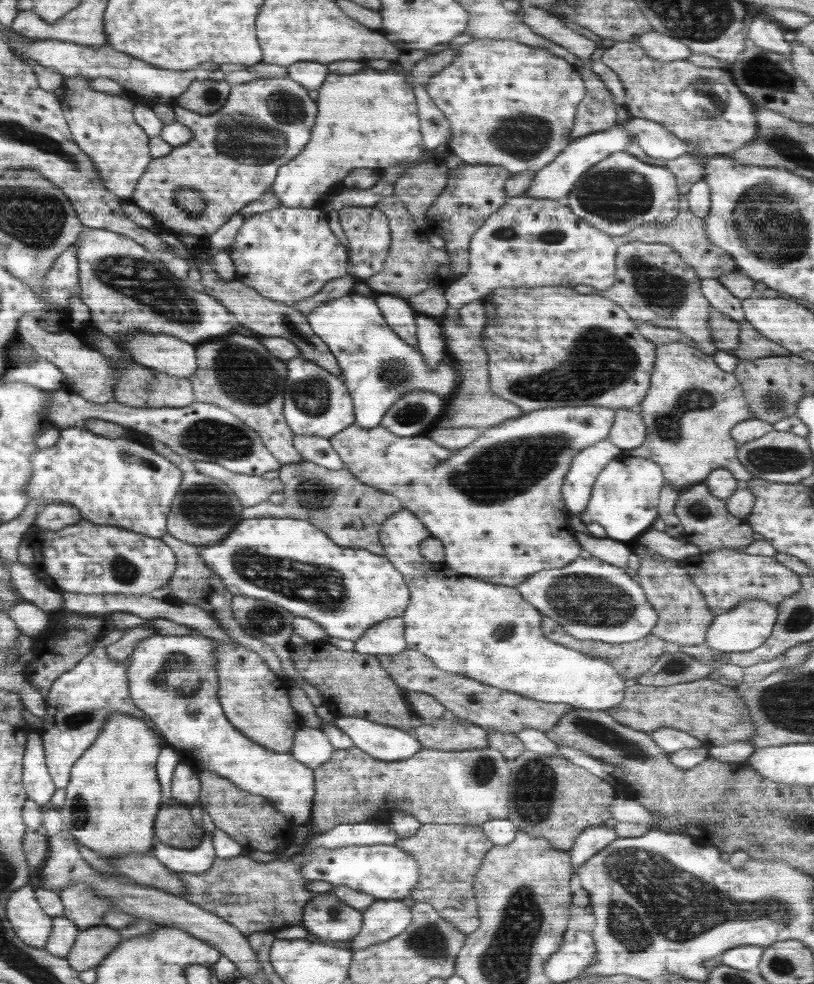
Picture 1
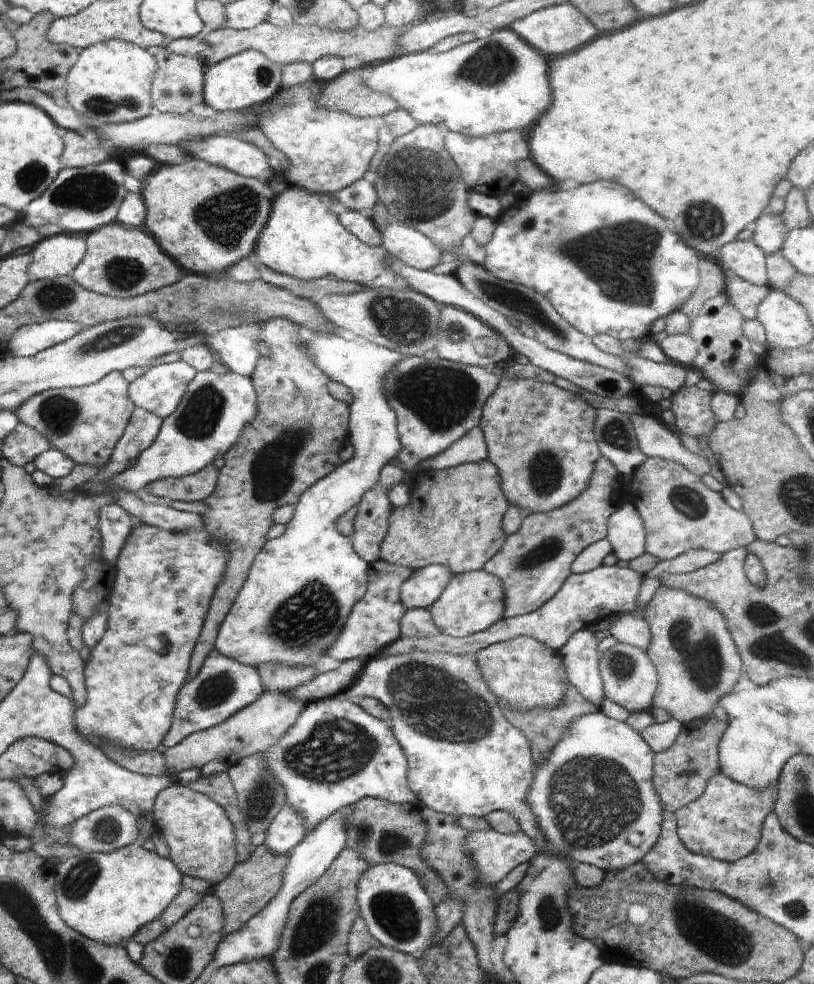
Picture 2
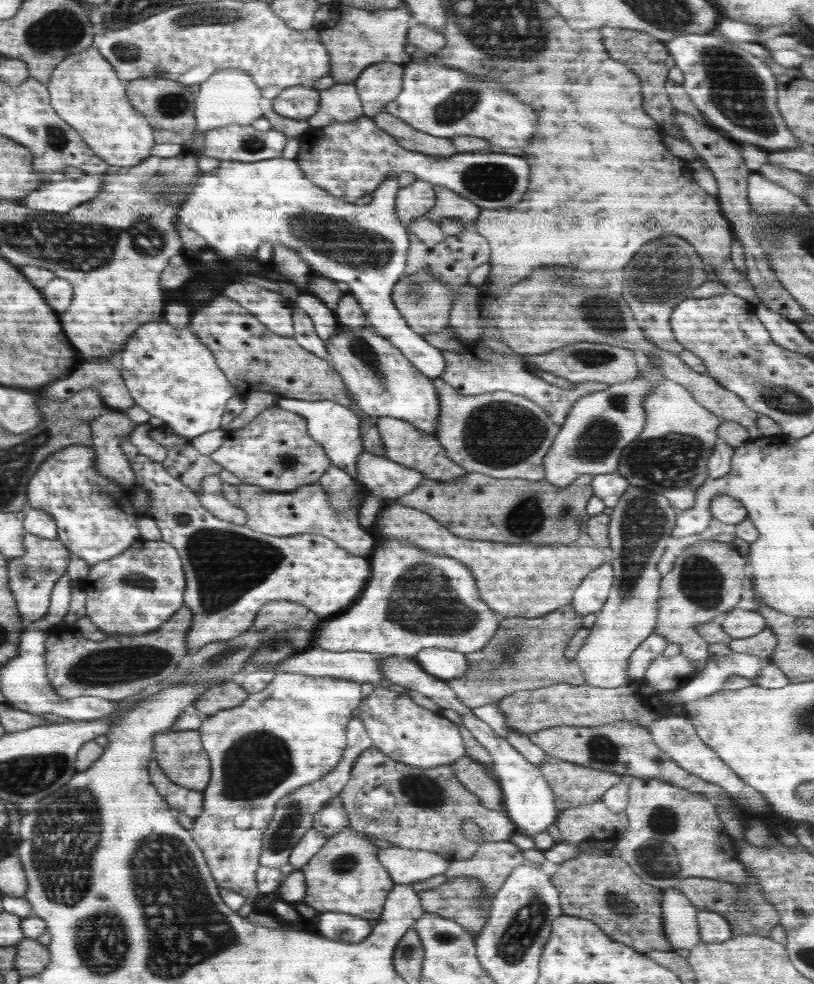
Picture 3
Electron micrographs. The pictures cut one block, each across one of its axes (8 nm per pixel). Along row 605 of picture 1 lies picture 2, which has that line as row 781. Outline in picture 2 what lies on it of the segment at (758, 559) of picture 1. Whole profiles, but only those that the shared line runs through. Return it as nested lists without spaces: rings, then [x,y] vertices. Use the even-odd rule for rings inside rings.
[[[719,772],[707,780],[702,796],[676,810],[678,838],[694,854],[703,854],[708,858],[726,862],[740,860],[756,850],[761,837],[762,823],[773,811],[776,796],[777,782],[772,782],[768,788],[758,790],[740,784]]]

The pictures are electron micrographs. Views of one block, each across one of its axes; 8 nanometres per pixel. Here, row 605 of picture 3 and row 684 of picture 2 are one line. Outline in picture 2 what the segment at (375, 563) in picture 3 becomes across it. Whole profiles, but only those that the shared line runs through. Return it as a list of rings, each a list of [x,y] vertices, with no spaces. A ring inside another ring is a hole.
[[[410,650],[400,654],[380,652],[367,660],[356,680],[336,698],[356,703],[358,698],[366,697],[375,698],[388,708],[391,716],[389,725],[406,753],[408,786],[420,805],[456,818],[482,818],[489,812],[502,811],[516,818],[519,828],[532,839],[537,850],[546,846],[536,818],[526,802],[536,764],[532,758],[530,743],[518,727],[508,722],[503,702],[492,694],[488,682],[484,680],[484,674],[480,672],[480,666],[472,658],[468,658],[468,654],[424,650]]]

